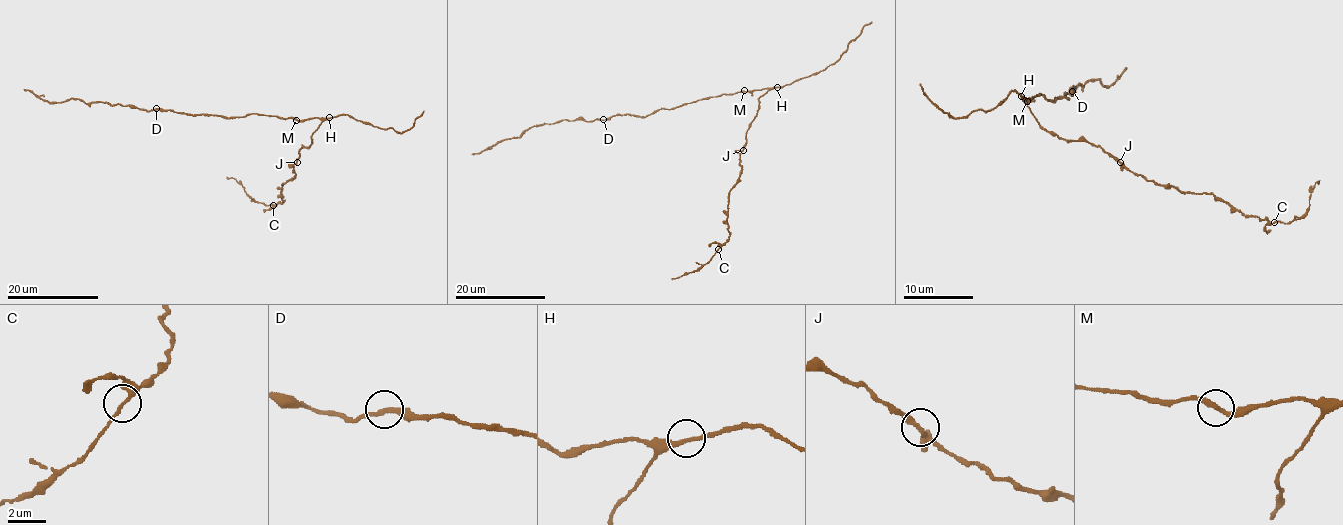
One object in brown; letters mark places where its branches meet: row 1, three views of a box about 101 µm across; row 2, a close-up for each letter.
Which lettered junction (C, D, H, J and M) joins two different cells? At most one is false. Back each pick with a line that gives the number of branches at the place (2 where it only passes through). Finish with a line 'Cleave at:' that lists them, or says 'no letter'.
Cleave at: no letter

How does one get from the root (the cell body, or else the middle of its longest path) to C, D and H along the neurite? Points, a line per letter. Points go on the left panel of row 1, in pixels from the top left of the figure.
C: (296, 120), (318, 117), (321, 122), (310, 146), (299, 151), (295, 176), (281, 185), (284, 201), (273, 204)
D: (296, 120), (257, 113), (243, 117), (189, 115), (156, 108)
H: (296, 120), (329, 117)

